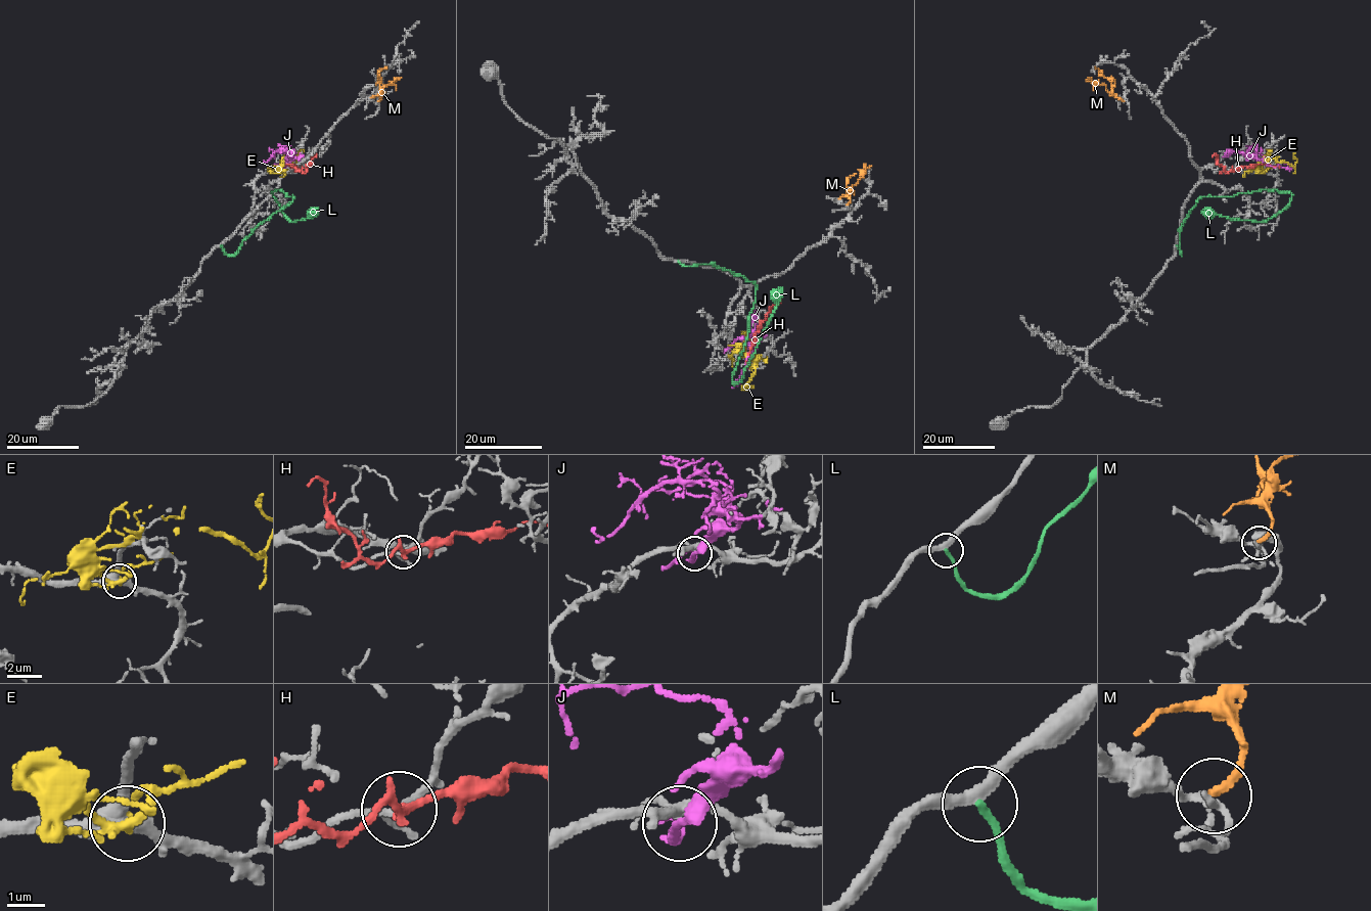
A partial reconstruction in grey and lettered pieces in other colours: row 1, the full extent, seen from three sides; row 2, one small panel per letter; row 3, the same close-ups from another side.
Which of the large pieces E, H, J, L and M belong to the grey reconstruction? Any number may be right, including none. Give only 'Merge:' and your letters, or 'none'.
Merge: none

